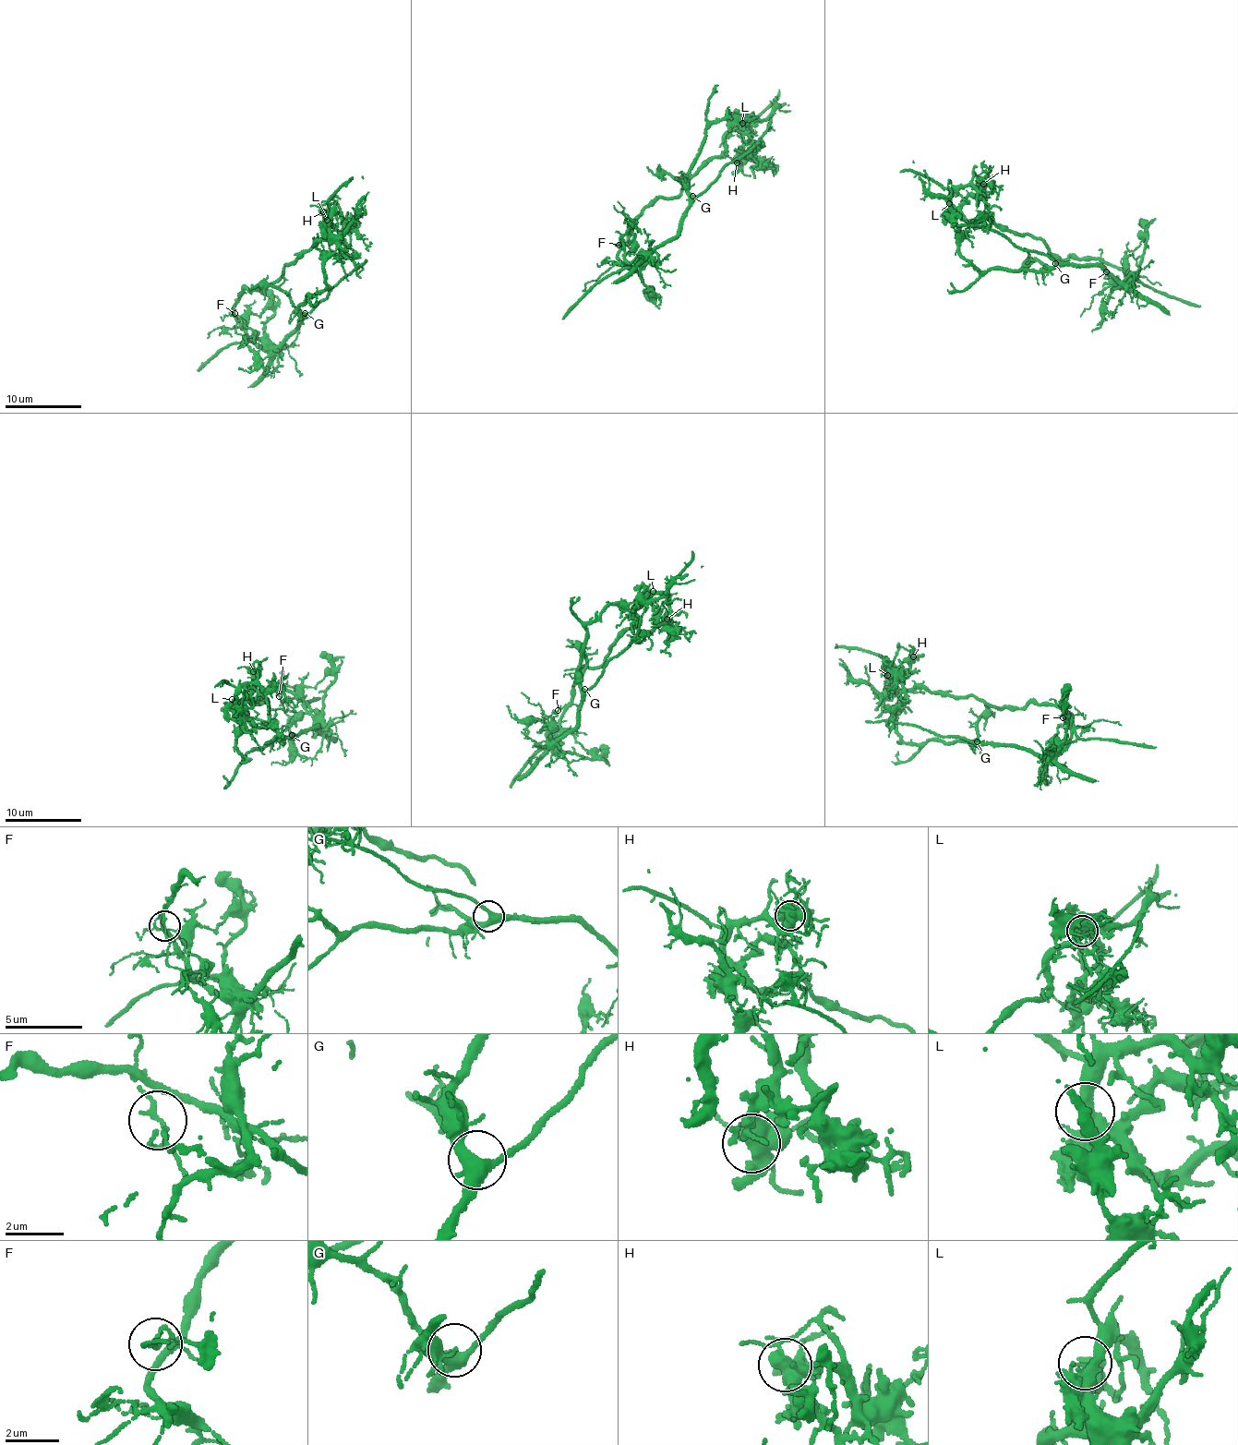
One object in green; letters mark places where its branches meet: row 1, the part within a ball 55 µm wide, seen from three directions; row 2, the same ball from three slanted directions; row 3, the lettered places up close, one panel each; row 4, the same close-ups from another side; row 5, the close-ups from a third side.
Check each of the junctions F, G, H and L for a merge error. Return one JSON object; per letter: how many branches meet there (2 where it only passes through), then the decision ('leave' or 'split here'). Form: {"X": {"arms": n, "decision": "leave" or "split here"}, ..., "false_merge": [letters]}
{"F": {"arms": 2, "decision": "split here"}, "G": {"arms": 3, "decision": "leave"}, "H": {"arms": 7, "decision": "leave"}, "L": {"arms": 4, "decision": "leave"}, "false_merge": ["F"]}

